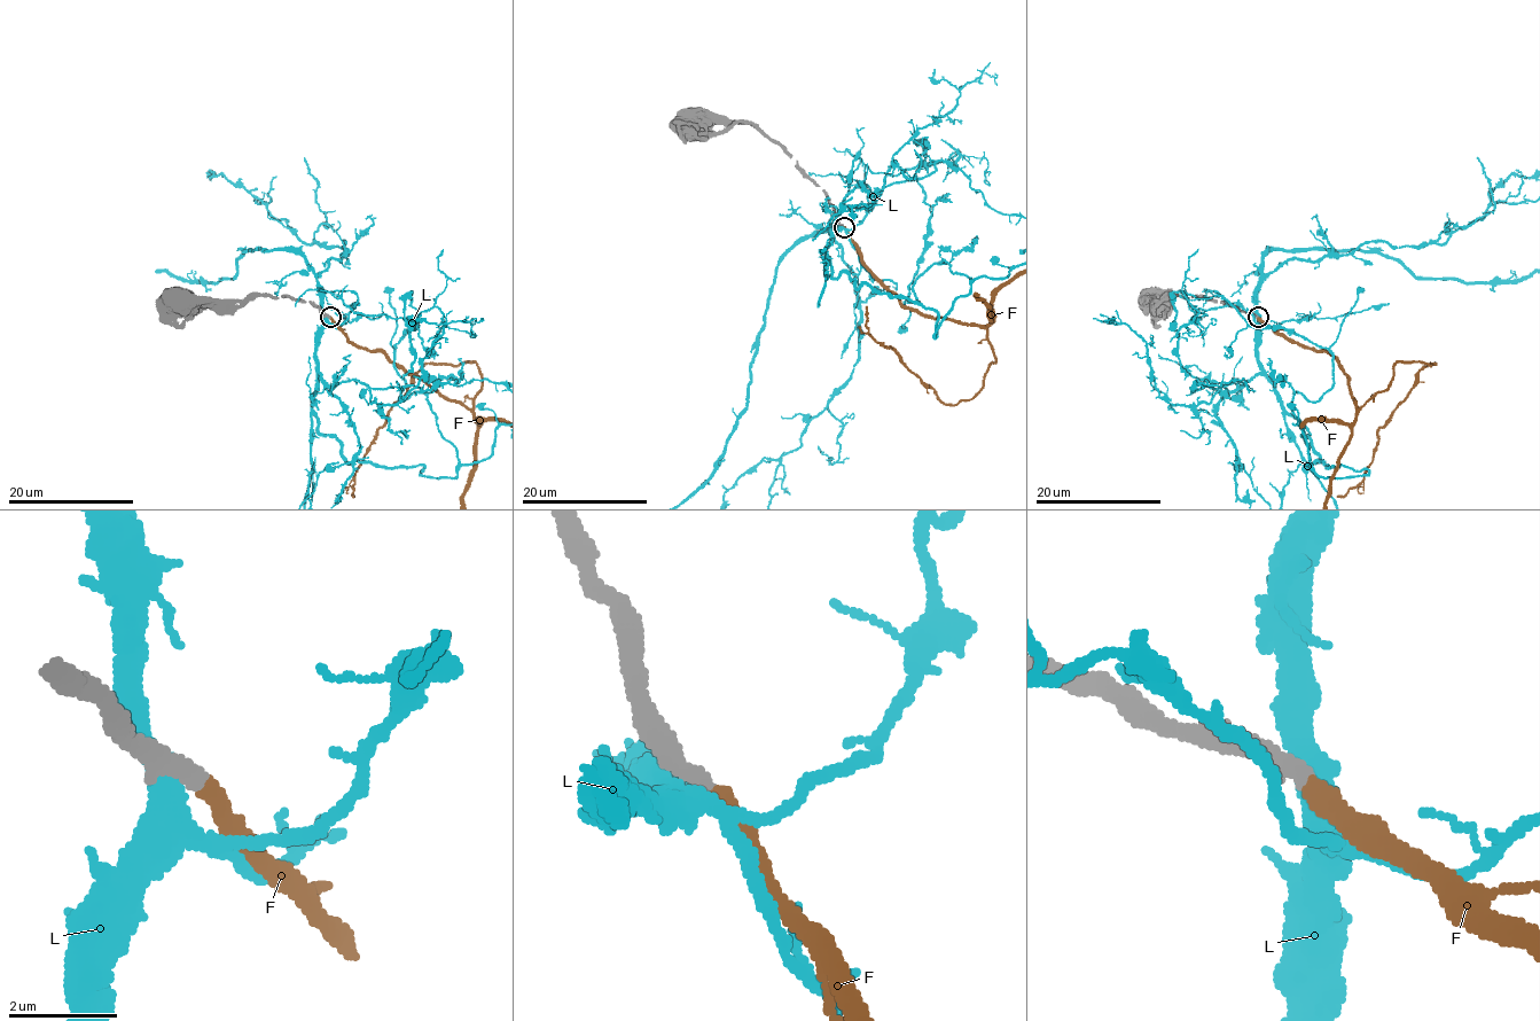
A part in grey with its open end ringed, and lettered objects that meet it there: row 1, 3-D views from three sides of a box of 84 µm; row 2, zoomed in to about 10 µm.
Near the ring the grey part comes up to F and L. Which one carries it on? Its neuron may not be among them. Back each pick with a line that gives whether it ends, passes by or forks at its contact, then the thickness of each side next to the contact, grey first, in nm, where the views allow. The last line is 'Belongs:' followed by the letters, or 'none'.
F: it ends; calibres 360 and 360 nm
Belongs: F

